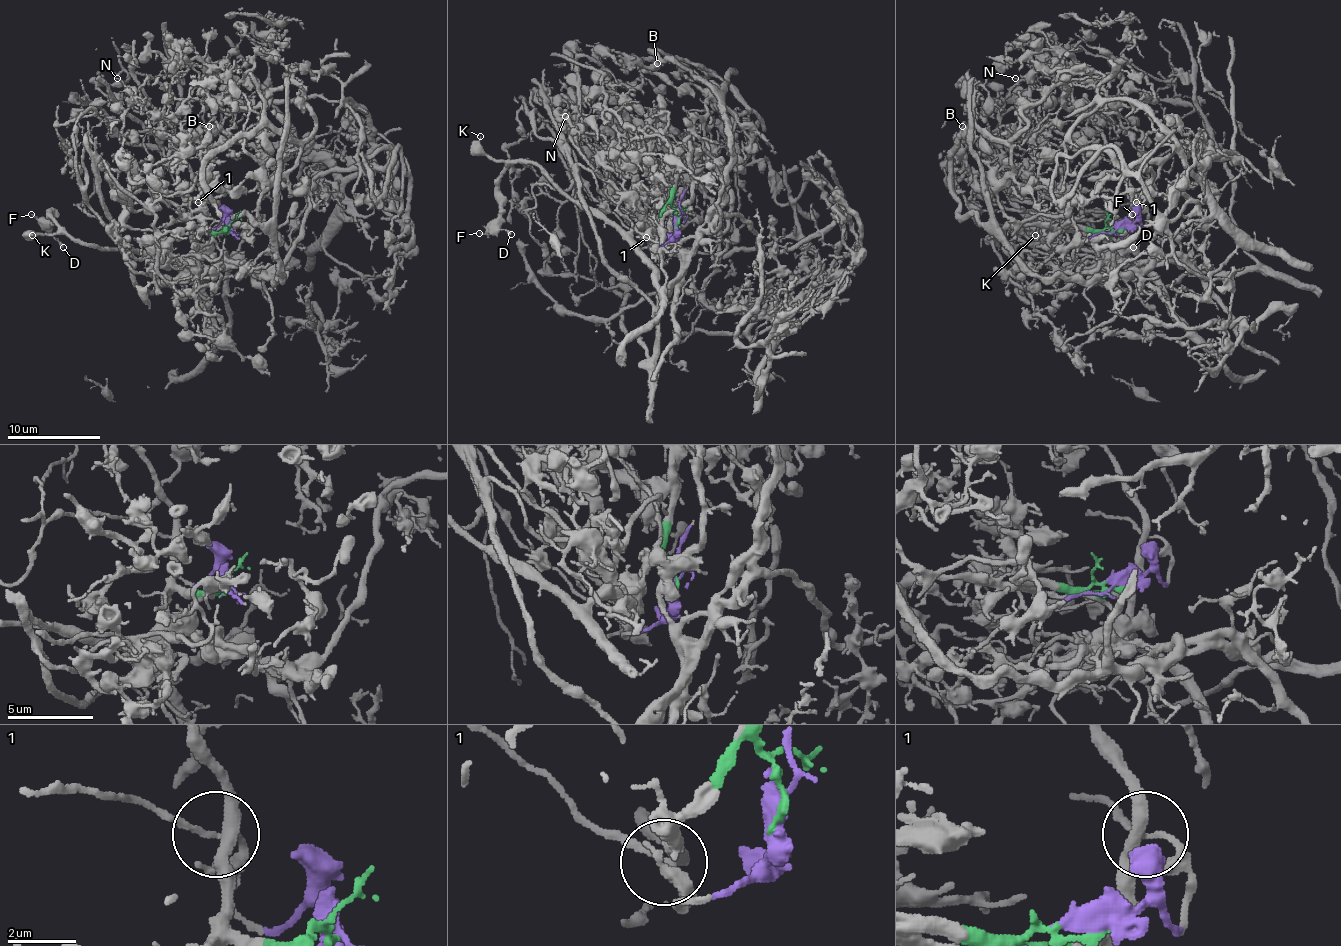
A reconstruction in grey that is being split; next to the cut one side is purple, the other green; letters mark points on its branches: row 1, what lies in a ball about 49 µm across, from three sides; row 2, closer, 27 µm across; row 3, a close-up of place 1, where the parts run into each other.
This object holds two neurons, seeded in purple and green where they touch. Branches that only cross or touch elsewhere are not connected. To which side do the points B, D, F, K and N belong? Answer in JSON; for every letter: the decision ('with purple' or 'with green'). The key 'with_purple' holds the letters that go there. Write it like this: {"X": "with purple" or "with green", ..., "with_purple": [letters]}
{"B": "with purple", "D": "with green", "F": "with green", "K": "with green", "N": "with purple", "with_purple": ["B", "N"]}

